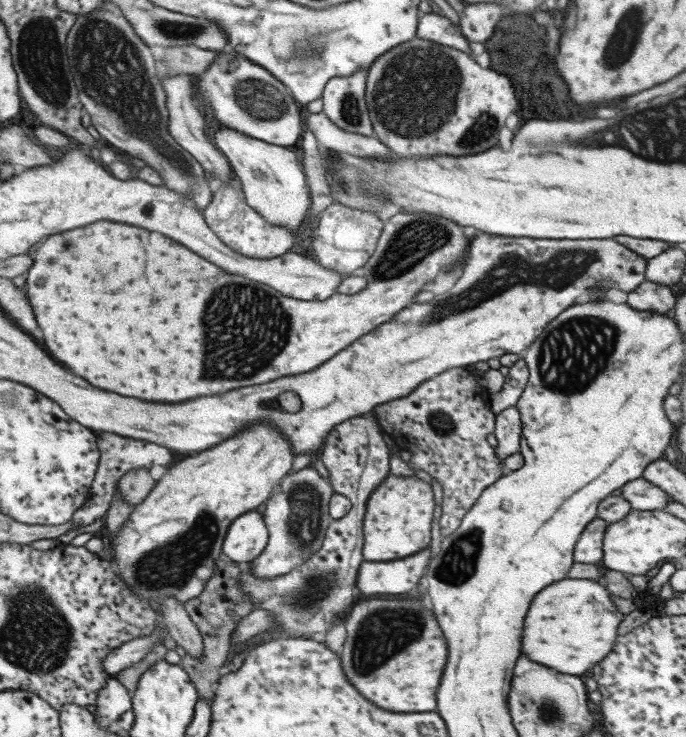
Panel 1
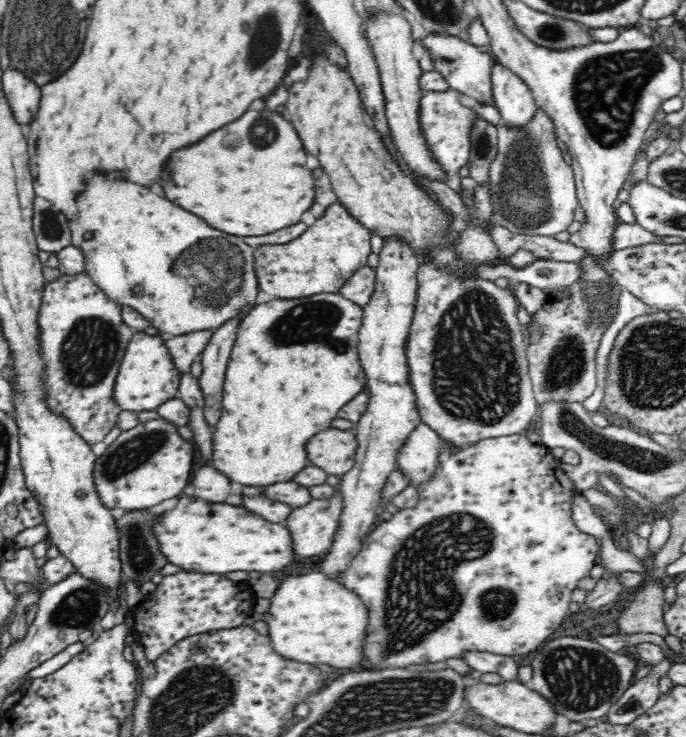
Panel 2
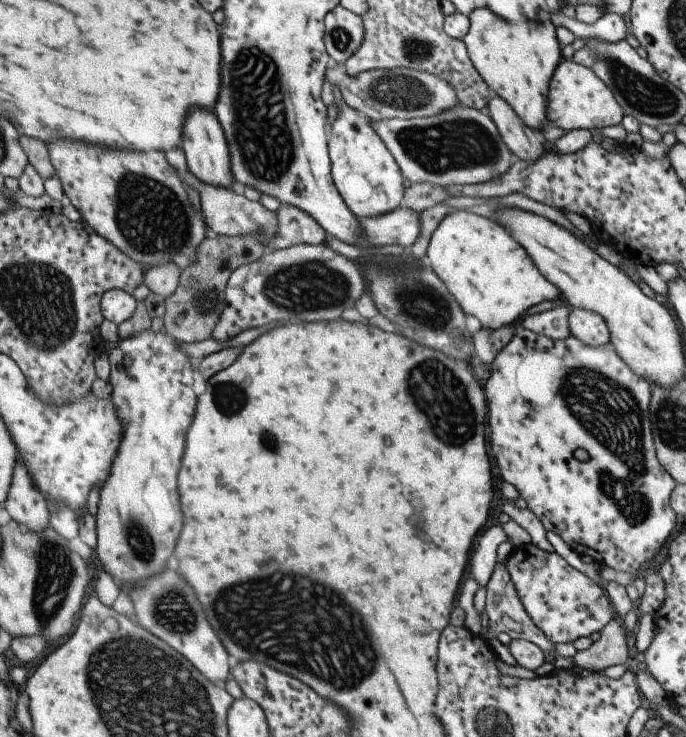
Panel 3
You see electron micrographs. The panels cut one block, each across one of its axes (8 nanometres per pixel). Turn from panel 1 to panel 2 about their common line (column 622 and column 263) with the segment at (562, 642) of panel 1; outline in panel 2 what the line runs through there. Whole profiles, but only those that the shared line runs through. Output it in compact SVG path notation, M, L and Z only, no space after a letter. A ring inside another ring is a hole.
M320 570L302 576L289 576L279 584L271 600L268 612L259 617L268 623L268 635L274 651L286 659L328 664L340 672L362 670L364 638L370 618L362 600L358 600L354 592L348 592L344 584Z

